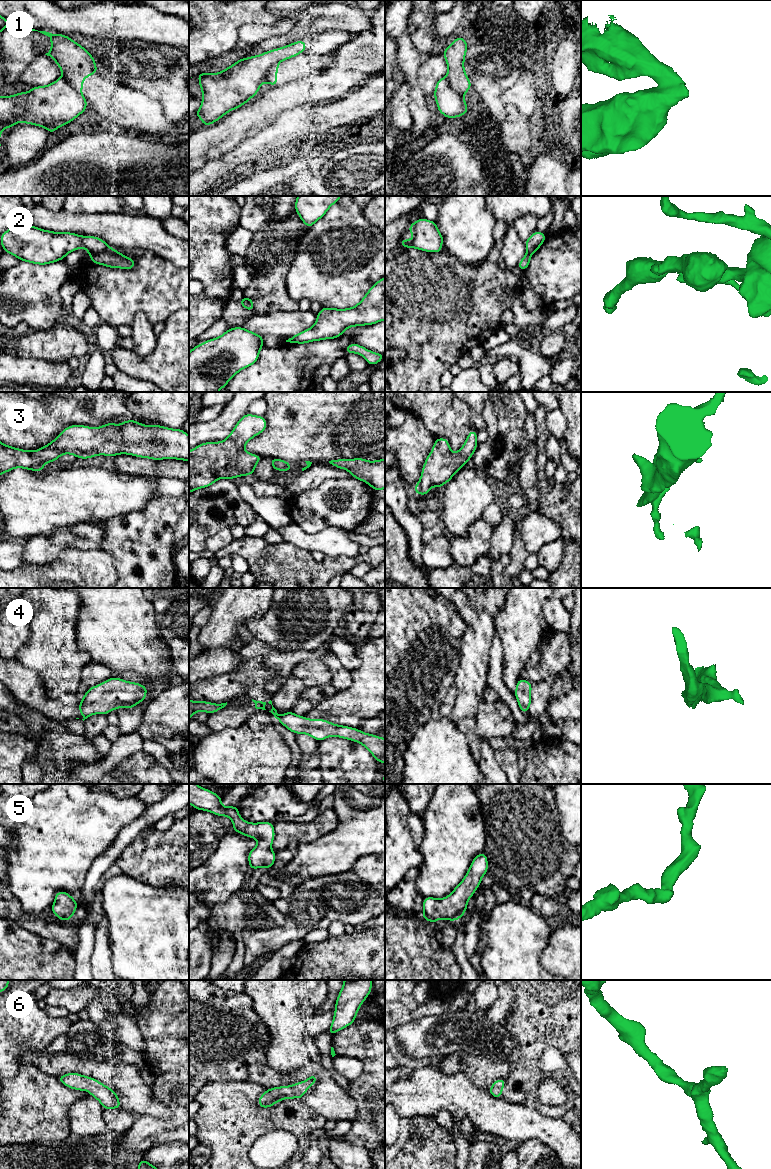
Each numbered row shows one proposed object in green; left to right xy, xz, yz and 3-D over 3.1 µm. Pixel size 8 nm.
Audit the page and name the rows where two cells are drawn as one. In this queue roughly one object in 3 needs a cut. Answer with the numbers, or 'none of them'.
1, 2

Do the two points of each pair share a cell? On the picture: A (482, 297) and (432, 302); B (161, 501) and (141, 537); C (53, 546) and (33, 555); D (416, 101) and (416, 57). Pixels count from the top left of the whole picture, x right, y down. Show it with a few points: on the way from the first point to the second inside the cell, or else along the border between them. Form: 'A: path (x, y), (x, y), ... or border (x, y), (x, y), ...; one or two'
A: path (470, 299), (466, 302), (444, 302); one
B: path (161, 510), (159, 519), (150, 528); one
C: path (48, 548), (38, 550); one
D: path (415, 90), (412, 81), (412, 68); one

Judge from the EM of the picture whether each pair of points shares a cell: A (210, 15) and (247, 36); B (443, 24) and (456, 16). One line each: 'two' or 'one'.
A: two
B: one

